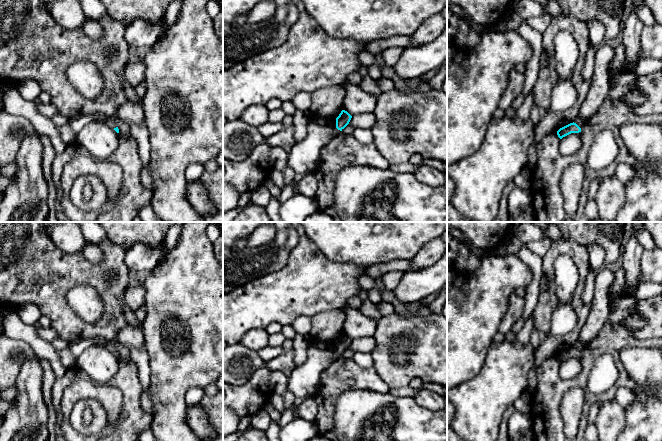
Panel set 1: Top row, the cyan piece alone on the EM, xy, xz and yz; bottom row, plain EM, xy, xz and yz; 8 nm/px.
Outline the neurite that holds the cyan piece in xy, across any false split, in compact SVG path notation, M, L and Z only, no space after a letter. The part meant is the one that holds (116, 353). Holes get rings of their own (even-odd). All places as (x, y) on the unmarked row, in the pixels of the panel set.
M87 338L69 344L69 349L75 358L78 358L81 353L91 346L102 346L113 352L117 357L119 353L114 345L115 340L106 340L104 338Z

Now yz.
M582 343L582 347L580 349L577 349L576 347L570 347L562 352L560 352L557 355L557 359L560 363L562 363L563 361L571 358L571 357L579 357L581 356L581 353L583 351L583 349L588 345L588 343Z

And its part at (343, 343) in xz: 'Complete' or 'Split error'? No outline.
Split error

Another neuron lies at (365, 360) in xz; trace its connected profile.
M356 352L353 355L353 360L363 368L373 368L374 360L371 356L371 353L360 353Z

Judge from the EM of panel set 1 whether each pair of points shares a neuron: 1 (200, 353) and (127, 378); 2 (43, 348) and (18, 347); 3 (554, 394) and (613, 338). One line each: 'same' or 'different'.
1: different
2: different
3: same

